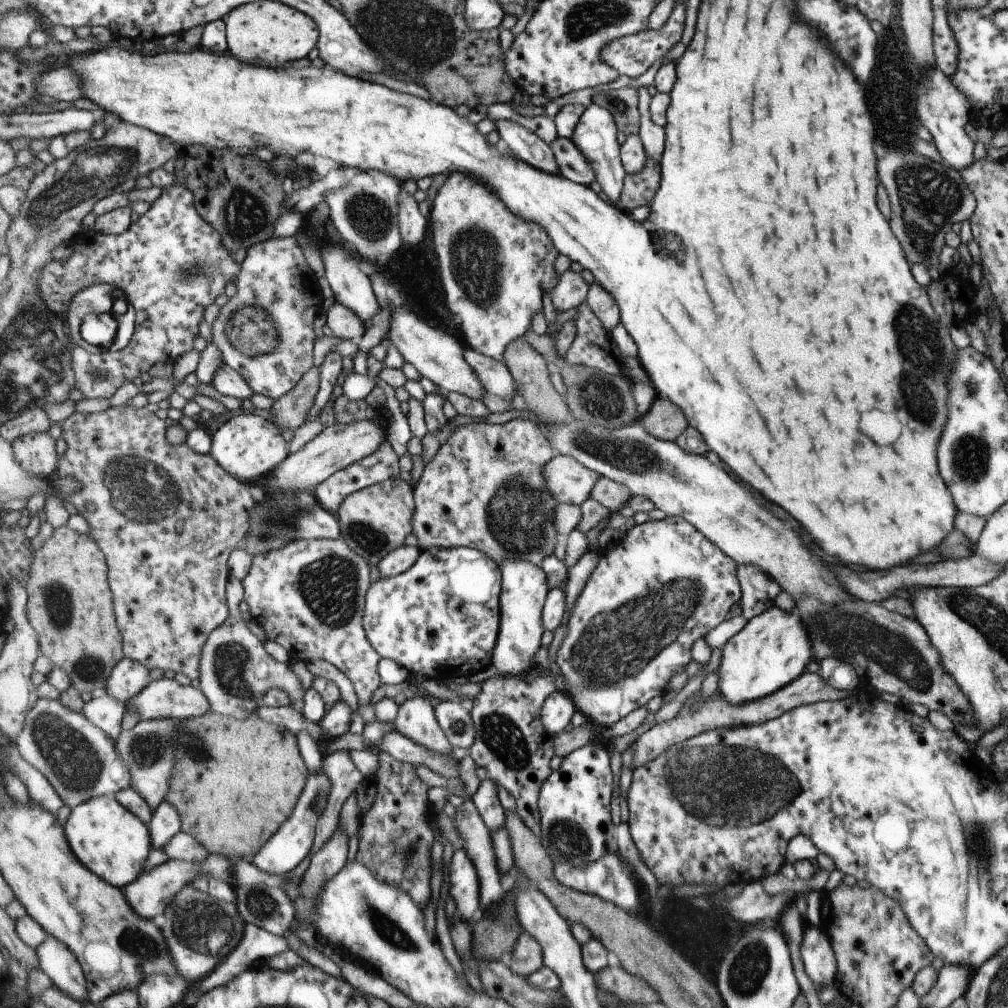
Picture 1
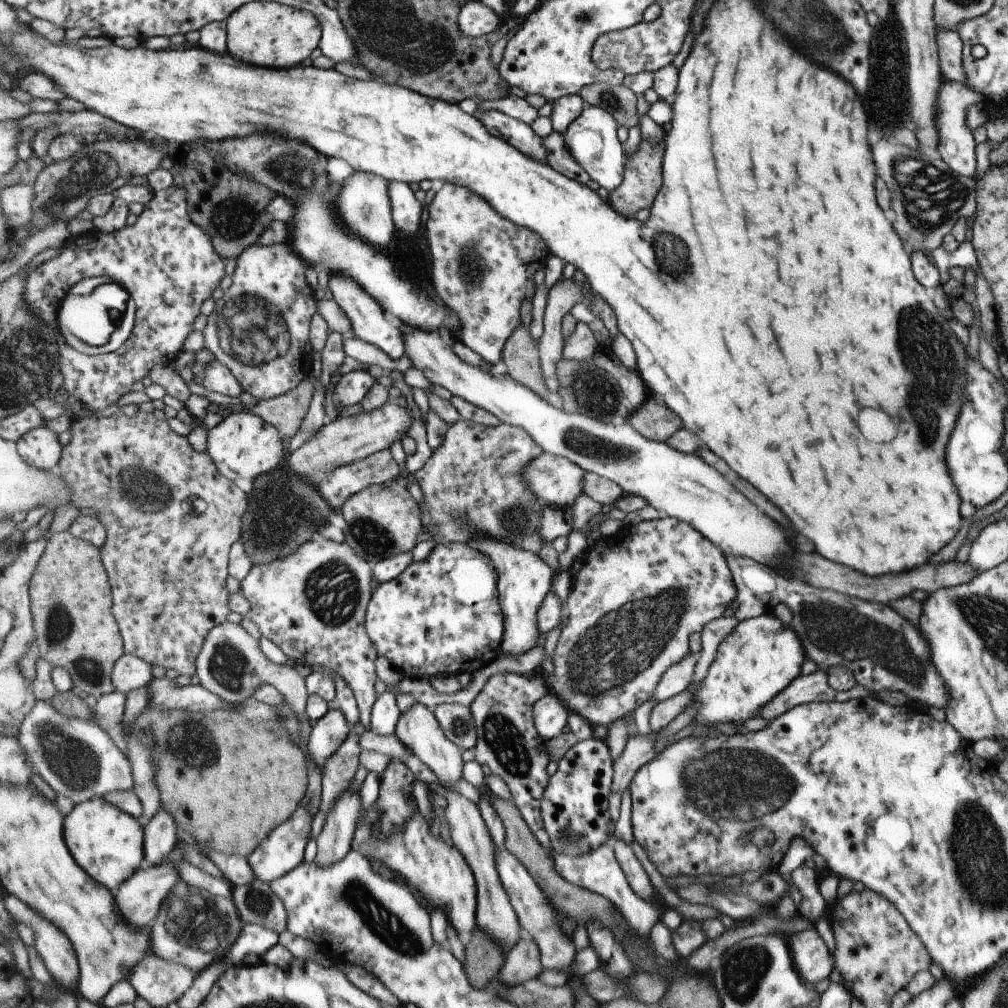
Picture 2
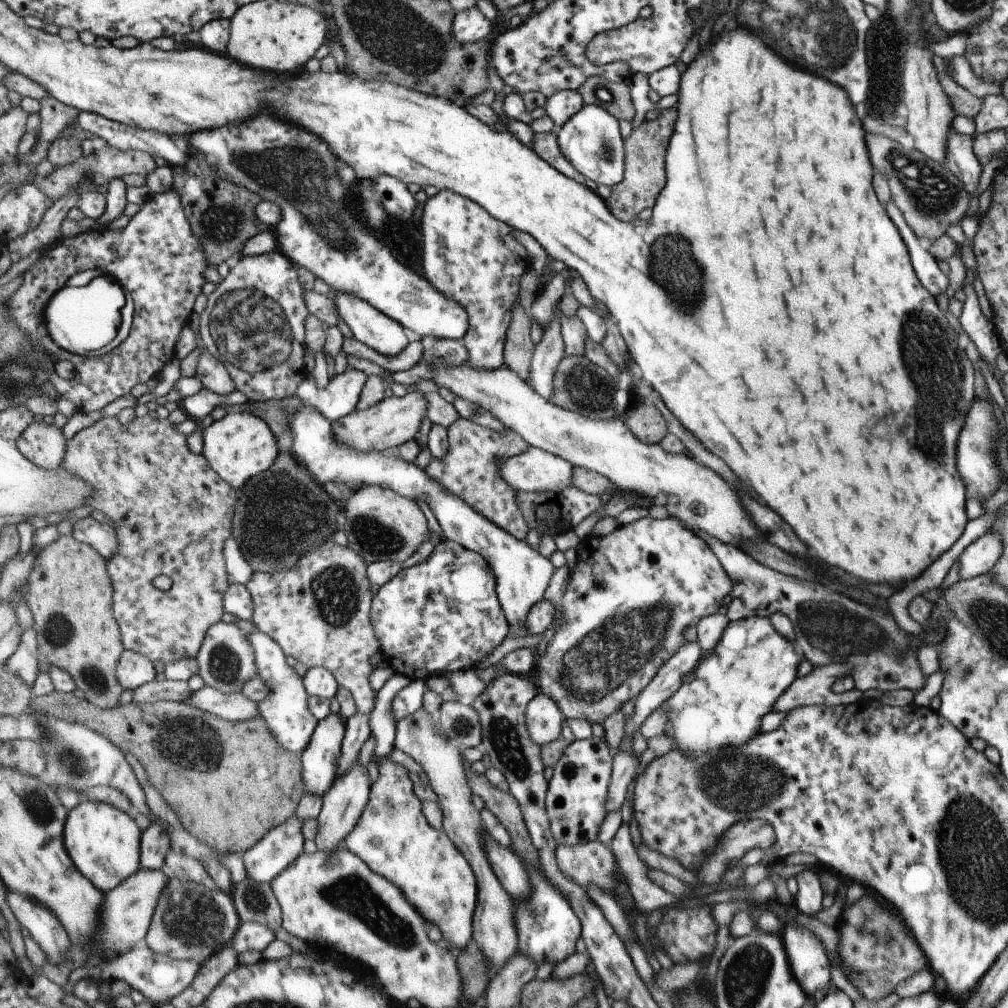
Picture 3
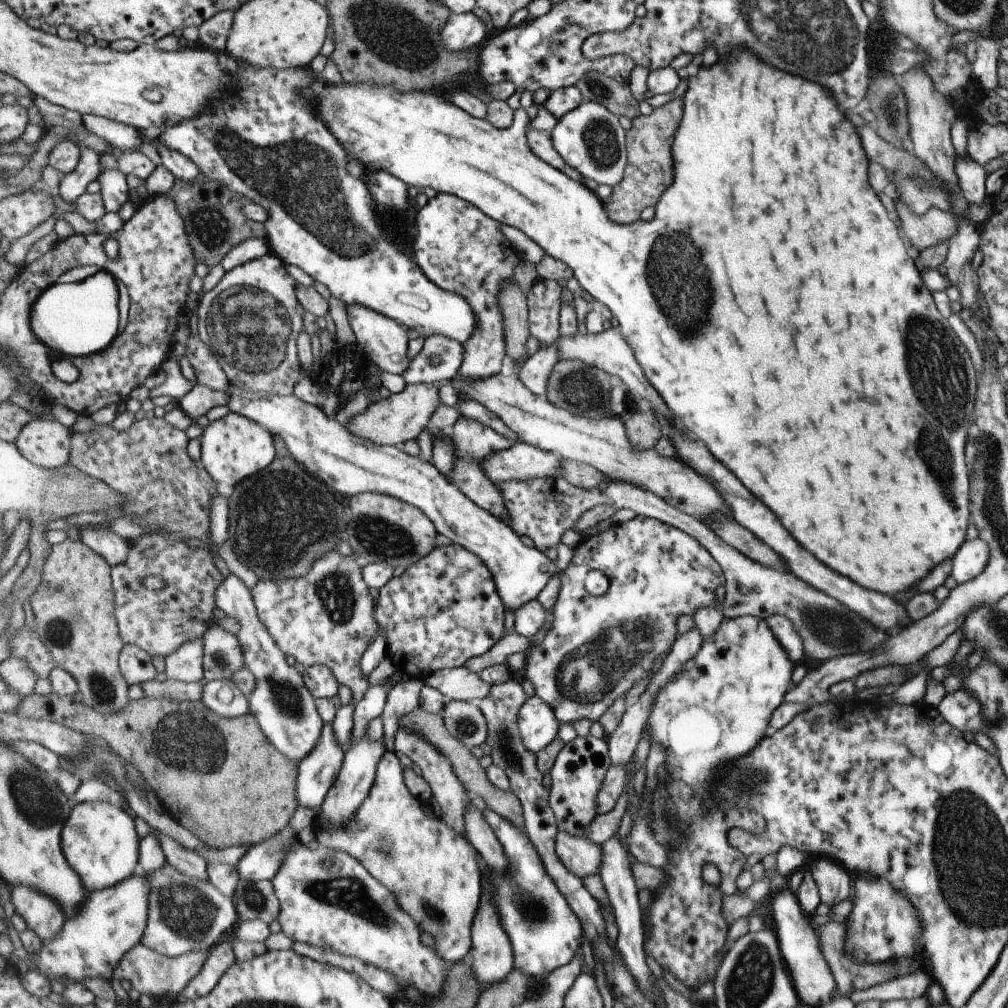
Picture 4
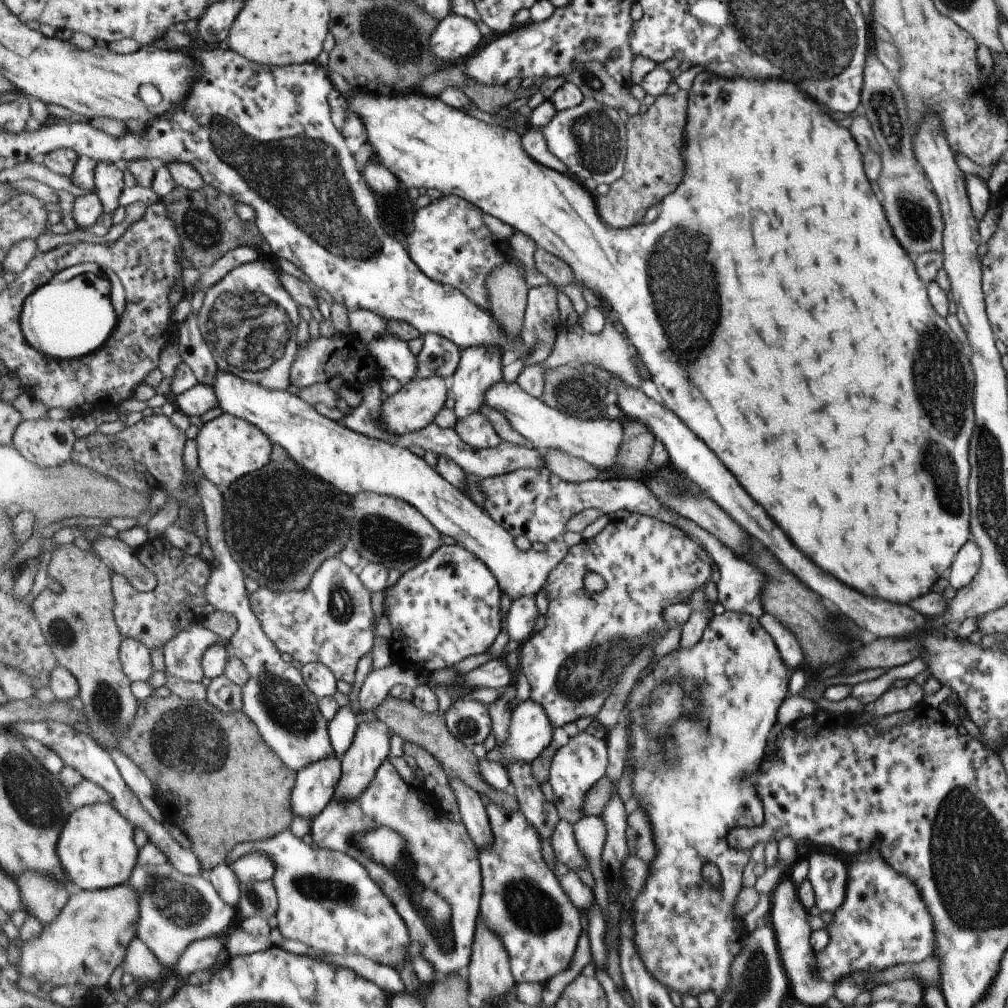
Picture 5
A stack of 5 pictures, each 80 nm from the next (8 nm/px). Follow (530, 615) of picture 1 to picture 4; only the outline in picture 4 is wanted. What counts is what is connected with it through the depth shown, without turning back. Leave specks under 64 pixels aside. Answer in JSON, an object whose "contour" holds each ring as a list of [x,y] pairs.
{"contour":[[[230,384],[229,410],[259,421],[273,434],[282,436],[295,457],[310,473],[333,490],[355,496],[363,491],[399,497],[430,516],[438,532],[453,543],[459,543],[480,556],[488,564],[498,585],[499,596],[511,612],[531,603],[549,584],[551,576],[570,567],[575,551],[560,544],[557,560],[549,560],[536,546],[529,548],[509,524],[481,508],[465,496],[438,468],[421,456],[409,456],[398,445],[377,445],[355,436],[344,424],[330,417],[323,409],[294,395],[264,395],[244,391]]]}

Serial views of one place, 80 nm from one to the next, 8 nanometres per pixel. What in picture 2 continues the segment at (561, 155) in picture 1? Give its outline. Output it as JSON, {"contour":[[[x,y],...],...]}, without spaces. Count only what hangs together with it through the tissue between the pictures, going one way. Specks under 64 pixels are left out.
{"contour":[[[553,132],[548,137],[544,138],[545,146],[548,150],[549,164],[563,173],[571,180],[579,181],[581,184],[587,184],[591,180],[590,172],[586,171],[576,158],[572,155],[565,137],[560,132]]]}

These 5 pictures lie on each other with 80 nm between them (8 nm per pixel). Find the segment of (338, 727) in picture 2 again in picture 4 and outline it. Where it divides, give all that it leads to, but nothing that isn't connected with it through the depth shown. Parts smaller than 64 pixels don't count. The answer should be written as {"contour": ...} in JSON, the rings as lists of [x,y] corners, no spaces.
{"contour":[[[325,723],[318,748],[298,766],[298,801],[319,814],[328,792],[340,775],[346,748],[337,738],[333,723]]]}

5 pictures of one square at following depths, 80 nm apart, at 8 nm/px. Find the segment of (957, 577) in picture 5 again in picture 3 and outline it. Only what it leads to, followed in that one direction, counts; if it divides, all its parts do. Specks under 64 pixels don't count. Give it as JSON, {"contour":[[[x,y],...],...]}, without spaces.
{"contour":[[[985,531],[958,556],[959,578],[967,579],[991,570],[1001,551],[1002,540],[998,532]]]}

